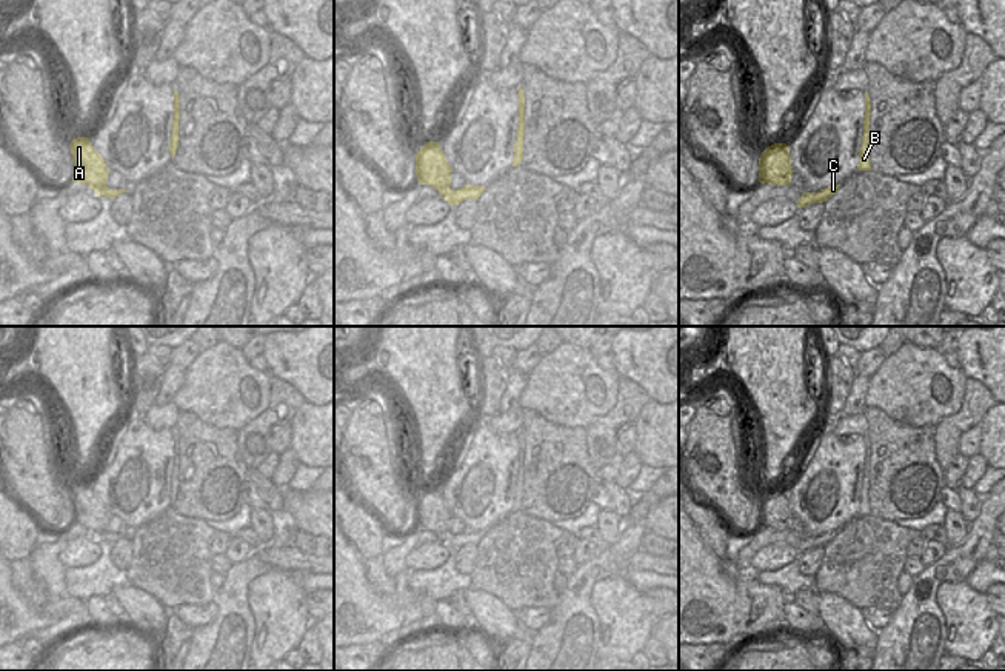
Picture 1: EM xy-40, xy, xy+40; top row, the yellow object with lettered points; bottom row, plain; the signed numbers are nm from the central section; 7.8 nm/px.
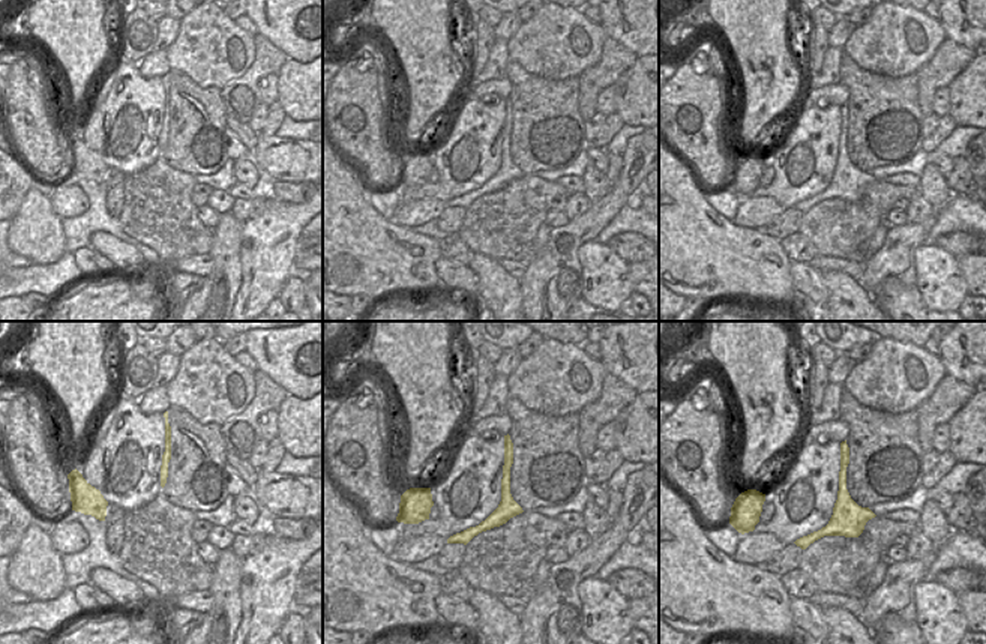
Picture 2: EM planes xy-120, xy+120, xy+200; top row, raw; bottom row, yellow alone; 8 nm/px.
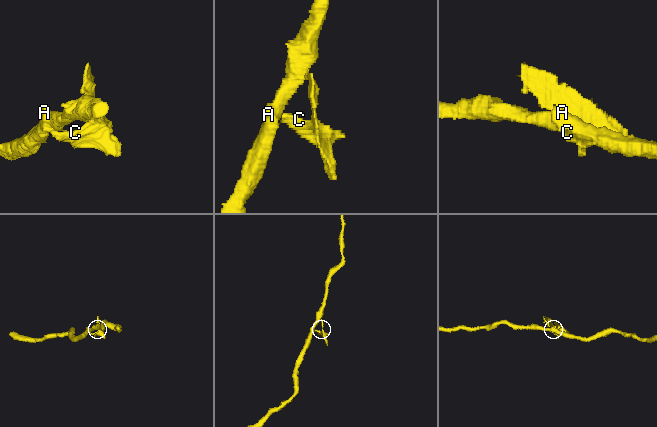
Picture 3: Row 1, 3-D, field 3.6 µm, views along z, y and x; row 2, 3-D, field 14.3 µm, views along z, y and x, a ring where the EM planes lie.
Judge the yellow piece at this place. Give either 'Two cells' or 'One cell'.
Two cells.

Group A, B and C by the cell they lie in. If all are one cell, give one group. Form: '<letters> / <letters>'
A / B C

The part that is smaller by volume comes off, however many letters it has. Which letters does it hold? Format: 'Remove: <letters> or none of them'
Remove: B, C.

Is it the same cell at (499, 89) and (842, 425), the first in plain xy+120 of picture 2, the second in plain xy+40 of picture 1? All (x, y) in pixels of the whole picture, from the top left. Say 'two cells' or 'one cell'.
one cell

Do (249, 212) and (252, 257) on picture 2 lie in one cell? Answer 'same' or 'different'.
different

